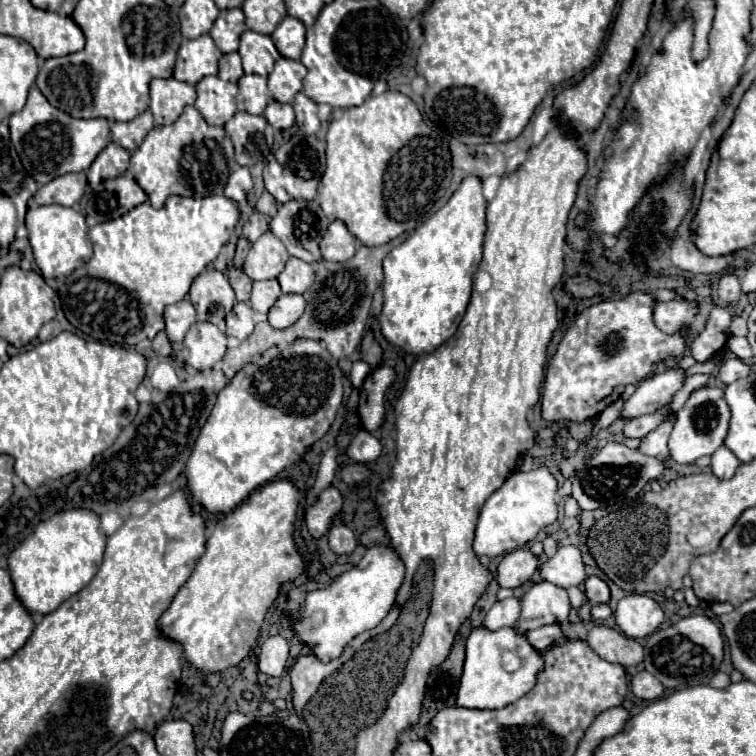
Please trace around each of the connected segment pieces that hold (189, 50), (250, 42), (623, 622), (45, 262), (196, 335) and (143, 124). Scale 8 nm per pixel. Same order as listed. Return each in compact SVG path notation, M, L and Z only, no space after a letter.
M200 35L196 39L184 39L178 49L174 79L196 85L202 77L218 73L220 57L222 53L214 45L210 35Z
M250 29L242 33L238 53L244 63L244 73L258 73L264 77L272 71L274 61L278 59L278 51L274 49L272 39Z
M626 595L614 611L616 623L626 637L642 639L652 635L664 621L662 607L648 595Z
M32 205L26 213L28 239L34 251L34 261L40 267L42 277L66 277L92 257L92 241L88 239L88 227L84 215L72 207L62 205Z
M198 321L186 333L184 361L194 369L210 369L226 353L226 335L212 323Z
M146 109L142 115L138 115L132 121L126 121L126 123L112 121L110 133L114 143L122 145L128 151L136 151L152 127L154 127L154 119L152 119L152 113Z

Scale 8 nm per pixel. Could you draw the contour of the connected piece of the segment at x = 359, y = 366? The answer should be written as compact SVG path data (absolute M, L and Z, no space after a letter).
M354 361L352 365L352 371L350 371L350 379L352 379L352 387L360 387L362 381L366 379L366 375L370 373L370 367L368 363L364 361Z

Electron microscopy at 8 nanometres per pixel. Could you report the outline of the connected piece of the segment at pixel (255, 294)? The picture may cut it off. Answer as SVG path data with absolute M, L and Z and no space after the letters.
M268 279L268 281L254 281L252 285L252 295L250 295L250 305L254 311L258 313L268 313L270 307L278 301L278 297L282 295L280 285L276 279Z

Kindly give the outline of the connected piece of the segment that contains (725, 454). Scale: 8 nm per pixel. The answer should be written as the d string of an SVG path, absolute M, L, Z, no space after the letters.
M722 445L720 449L716 449L710 467L712 467L712 473L714 473L716 477L720 477L720 479L730 479L730 477L736 473L736 469L740 467L740 461L736 461L736 455L734 455L728 447Z

